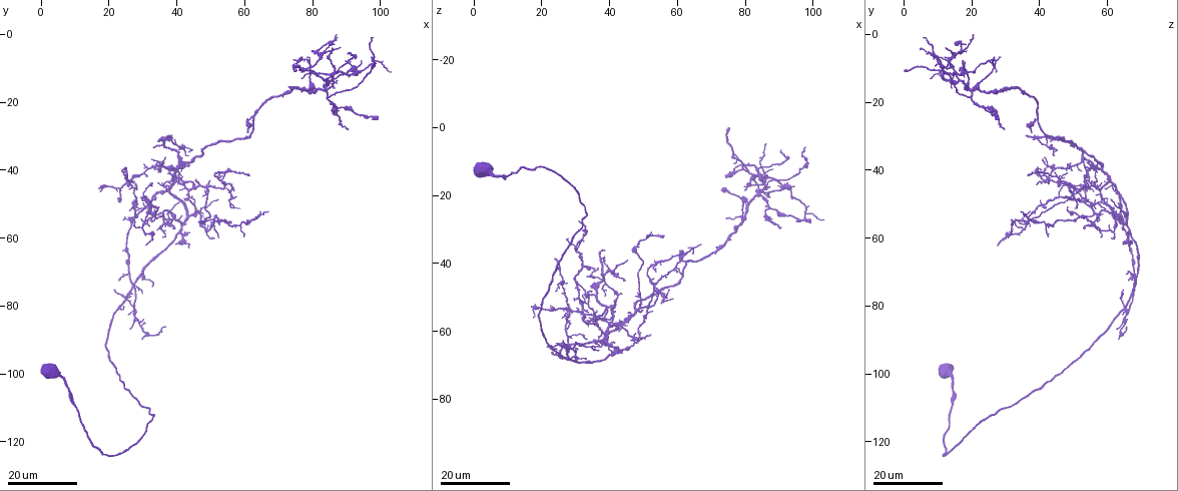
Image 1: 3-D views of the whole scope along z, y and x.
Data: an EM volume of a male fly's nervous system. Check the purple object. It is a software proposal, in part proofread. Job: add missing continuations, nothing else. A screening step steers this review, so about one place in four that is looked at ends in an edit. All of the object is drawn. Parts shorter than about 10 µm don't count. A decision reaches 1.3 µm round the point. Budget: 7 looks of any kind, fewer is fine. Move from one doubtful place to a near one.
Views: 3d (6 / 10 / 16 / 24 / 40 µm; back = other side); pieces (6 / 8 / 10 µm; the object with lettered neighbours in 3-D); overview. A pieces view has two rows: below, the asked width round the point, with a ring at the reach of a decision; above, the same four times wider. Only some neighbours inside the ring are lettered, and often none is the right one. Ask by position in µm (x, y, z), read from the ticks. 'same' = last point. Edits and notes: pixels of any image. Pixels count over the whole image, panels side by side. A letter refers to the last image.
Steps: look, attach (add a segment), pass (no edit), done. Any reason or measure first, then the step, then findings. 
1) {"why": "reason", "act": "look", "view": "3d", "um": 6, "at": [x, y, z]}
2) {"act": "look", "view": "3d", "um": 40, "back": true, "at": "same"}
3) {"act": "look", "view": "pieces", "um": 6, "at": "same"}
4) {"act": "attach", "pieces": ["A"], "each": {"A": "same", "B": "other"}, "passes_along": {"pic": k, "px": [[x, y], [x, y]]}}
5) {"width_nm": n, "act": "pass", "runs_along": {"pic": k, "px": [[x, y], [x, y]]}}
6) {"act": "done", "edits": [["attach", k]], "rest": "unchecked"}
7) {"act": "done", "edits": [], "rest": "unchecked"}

{"why": "branch stops here", "act": "look", "view": "3d", "um": 16, "at": [45.0, 44.5, 39.5]}

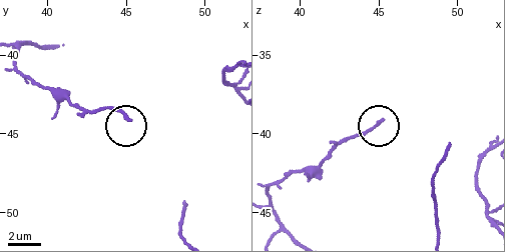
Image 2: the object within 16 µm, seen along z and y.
{"act": "look", "view": "pieces", "um": 6, "at": [45.3, 44.1, 39.1]}

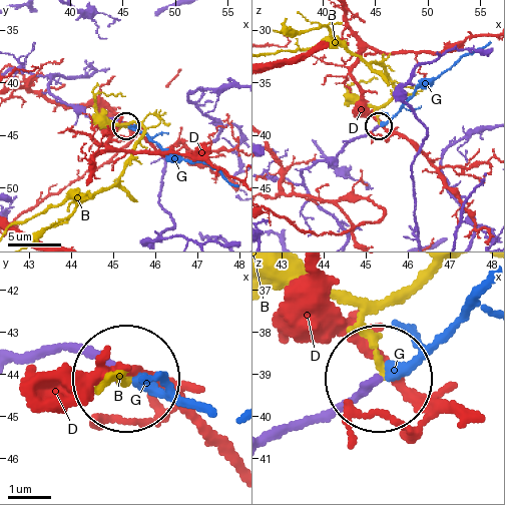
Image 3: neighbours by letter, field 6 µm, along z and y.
{"act": "attach", "pieces": ["G"], "each": {"B": "other", "D": "other", "G": "same"}, "passes_along": {"pic": 3, "px": [[351, 140], [375, 130], [415, 90], [487, 44]]}, "found": "the neuron continues"}

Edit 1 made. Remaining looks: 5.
{"act": "look", "view": "overview"}

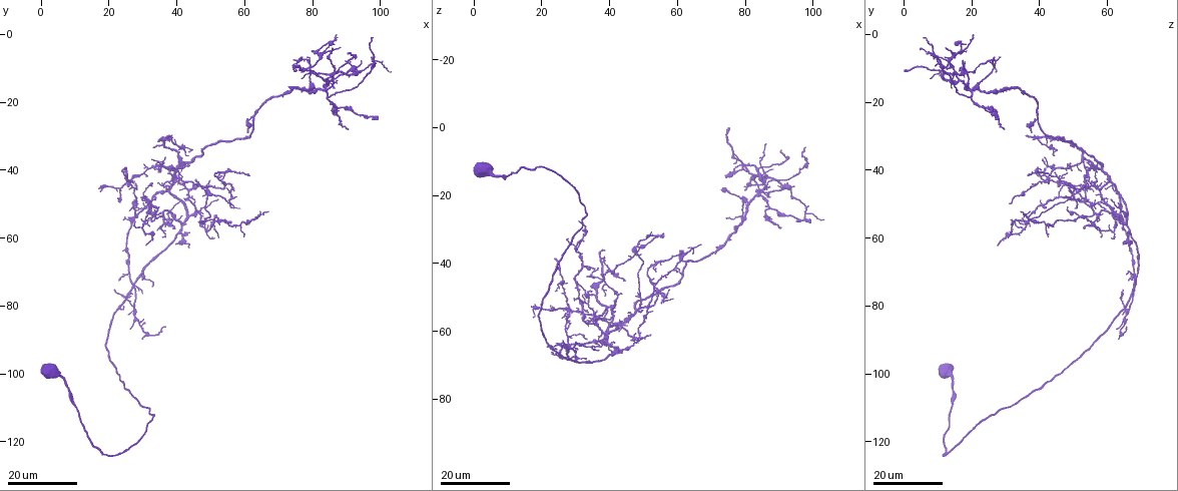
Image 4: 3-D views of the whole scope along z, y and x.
{"act": "look", "view": "3d", "um": 24, "at": [75.5, 11.0, 0.5]}

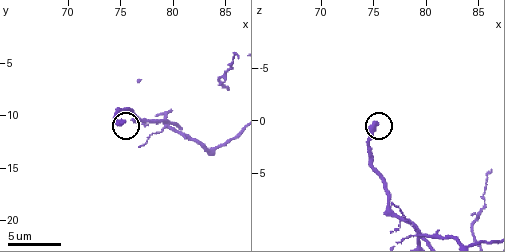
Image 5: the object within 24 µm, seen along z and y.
{"act": "look", "view": "pieces", "um": 10, "at": [75.2, 10.4, 0.2]}

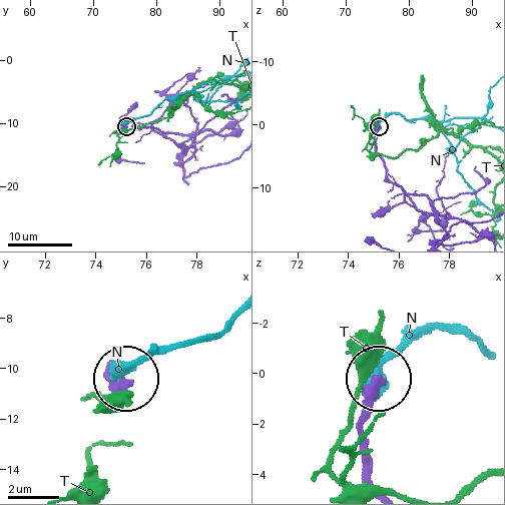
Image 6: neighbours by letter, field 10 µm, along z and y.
{"act": "pass", "each": {"N": "other", "T": "other"}, "runs_along": {"pic": 6, "px": [[432, 202], [389, 178], [376, 149], [378, 127]]}, "found": "none of them fits"}

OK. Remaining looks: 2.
{"why": "an open end", "act": "look", "view": "3d", "um": 24, "at": [23.0, 49.0, 53.0]}

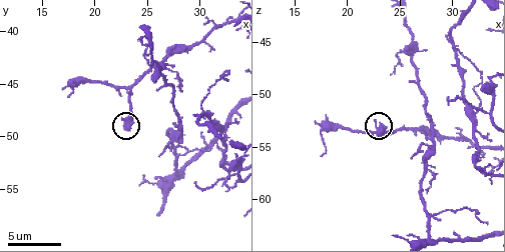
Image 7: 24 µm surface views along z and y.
{"act": "look", "view": "pieces", "um": 10, "at": [23.2, 49.4, 53.4]}

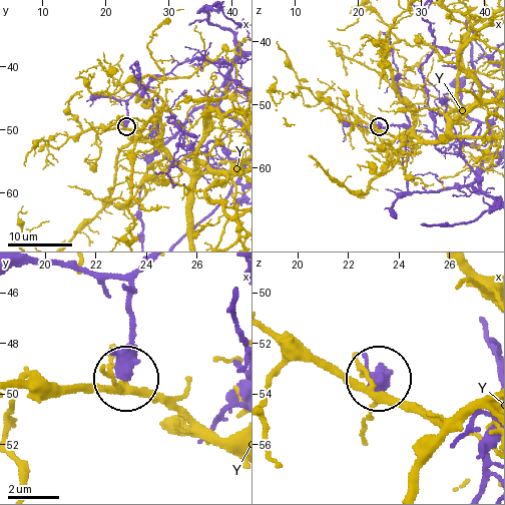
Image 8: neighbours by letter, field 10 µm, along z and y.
{"act": "pass", "each": {"Y": "other"}, "found": "none of them fits"}

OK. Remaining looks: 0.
{"act": "done", "edits": [["attach", 3]], "rest": "unchecked"}

